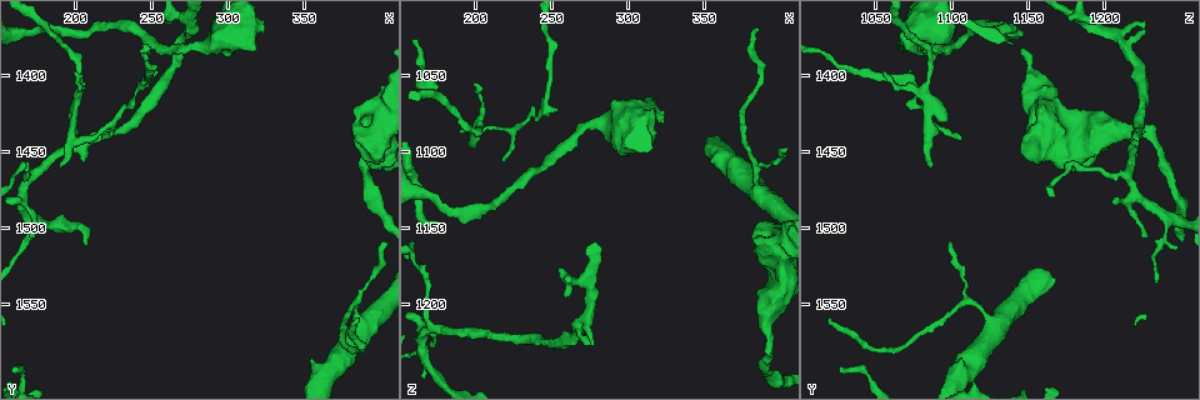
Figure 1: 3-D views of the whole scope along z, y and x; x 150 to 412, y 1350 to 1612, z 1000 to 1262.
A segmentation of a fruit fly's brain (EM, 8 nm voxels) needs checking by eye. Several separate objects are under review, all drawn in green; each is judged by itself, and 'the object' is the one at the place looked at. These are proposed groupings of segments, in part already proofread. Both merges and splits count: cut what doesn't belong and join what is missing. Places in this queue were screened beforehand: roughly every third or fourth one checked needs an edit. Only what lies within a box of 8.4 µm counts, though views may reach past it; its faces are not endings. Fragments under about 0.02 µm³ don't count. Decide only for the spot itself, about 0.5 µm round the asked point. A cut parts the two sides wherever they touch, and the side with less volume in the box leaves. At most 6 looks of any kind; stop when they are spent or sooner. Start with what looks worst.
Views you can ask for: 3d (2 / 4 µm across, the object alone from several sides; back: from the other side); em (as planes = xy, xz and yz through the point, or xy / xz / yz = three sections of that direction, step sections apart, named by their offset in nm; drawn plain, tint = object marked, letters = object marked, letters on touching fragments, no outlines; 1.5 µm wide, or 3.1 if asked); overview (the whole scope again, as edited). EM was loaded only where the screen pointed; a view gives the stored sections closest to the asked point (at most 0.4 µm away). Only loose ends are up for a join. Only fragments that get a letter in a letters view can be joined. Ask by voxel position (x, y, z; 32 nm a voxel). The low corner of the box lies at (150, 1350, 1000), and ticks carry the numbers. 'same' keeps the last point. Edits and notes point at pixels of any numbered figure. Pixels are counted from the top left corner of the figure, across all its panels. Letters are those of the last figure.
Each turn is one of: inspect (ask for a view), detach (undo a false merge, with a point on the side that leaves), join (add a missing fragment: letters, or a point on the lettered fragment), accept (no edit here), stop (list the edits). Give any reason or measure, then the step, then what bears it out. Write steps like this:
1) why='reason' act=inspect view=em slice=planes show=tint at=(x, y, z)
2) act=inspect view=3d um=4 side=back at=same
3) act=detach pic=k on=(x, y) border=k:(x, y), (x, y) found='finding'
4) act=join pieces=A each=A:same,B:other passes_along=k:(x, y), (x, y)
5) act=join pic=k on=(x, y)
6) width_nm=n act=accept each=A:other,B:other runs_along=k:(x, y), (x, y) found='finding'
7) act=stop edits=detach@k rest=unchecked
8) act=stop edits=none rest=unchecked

why='an open end' act=inspect view=3d um=4 at=(380, 1438, 1152)

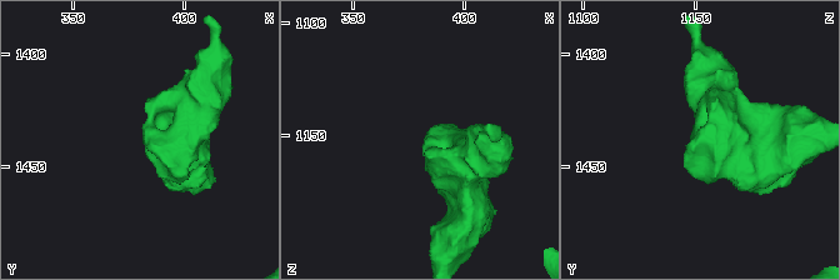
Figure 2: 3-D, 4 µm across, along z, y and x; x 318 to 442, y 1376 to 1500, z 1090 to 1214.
why='now the EM' act=inspect view=em slice=planes show=letters at=(381, 1437, 1151)

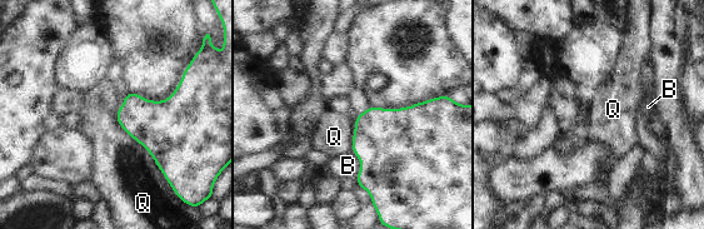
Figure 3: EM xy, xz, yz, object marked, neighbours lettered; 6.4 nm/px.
width_nm=220 act=accept each=B:other,Q:other border=3:(115, 115), (168, 180) found='none of them fits'

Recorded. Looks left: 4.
why='a fork' act=inspect view=em slice=planes show=plain at=(170, 1466, 1214)

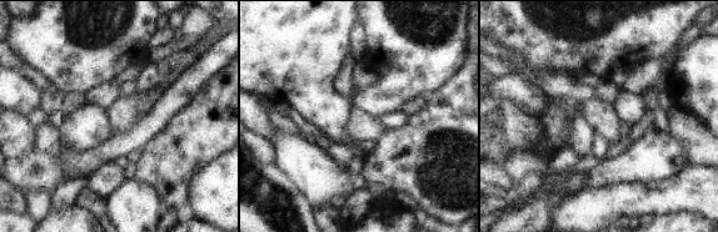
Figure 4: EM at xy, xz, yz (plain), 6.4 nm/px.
why='what lies round it' act=inspect view=em slice=planes show=letters at=same

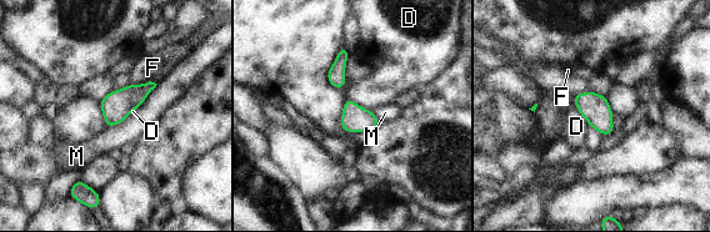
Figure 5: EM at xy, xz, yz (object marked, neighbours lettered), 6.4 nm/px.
act=accept each=D:other,F:other,M:other found='all the same neuron'

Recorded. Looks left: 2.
act=stop edits=none rest=unchecked

